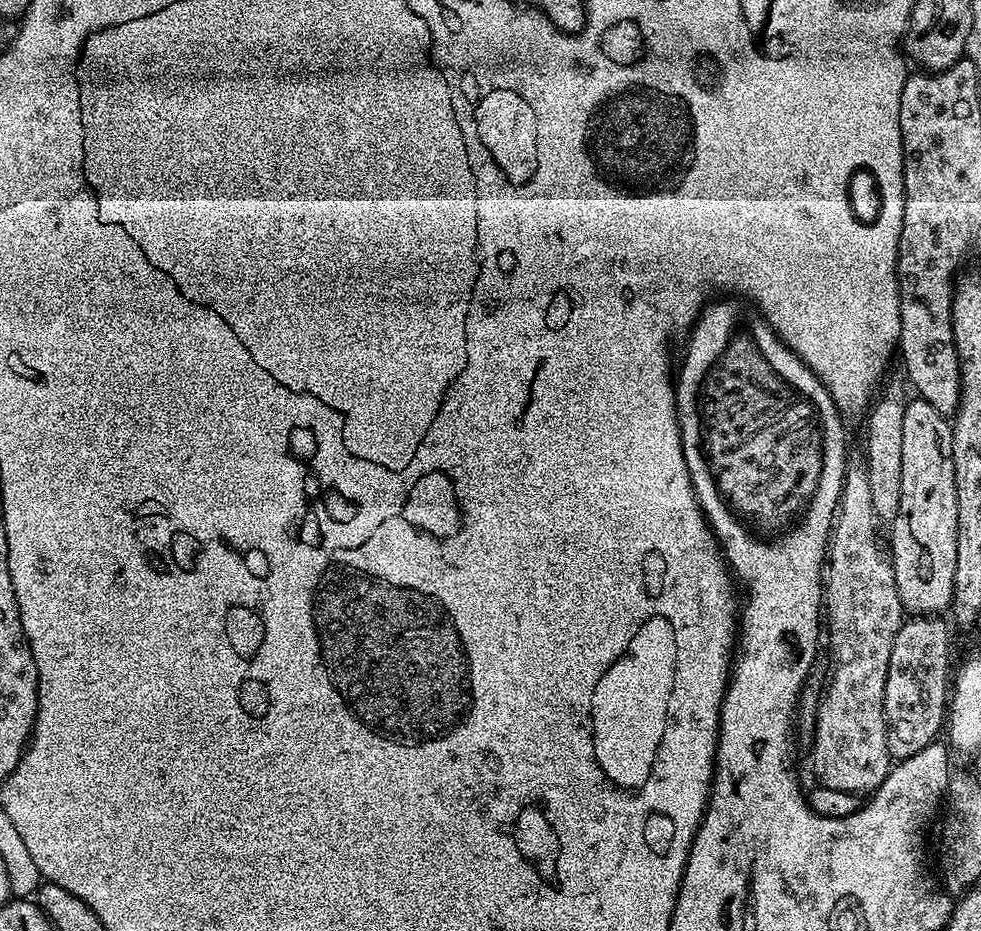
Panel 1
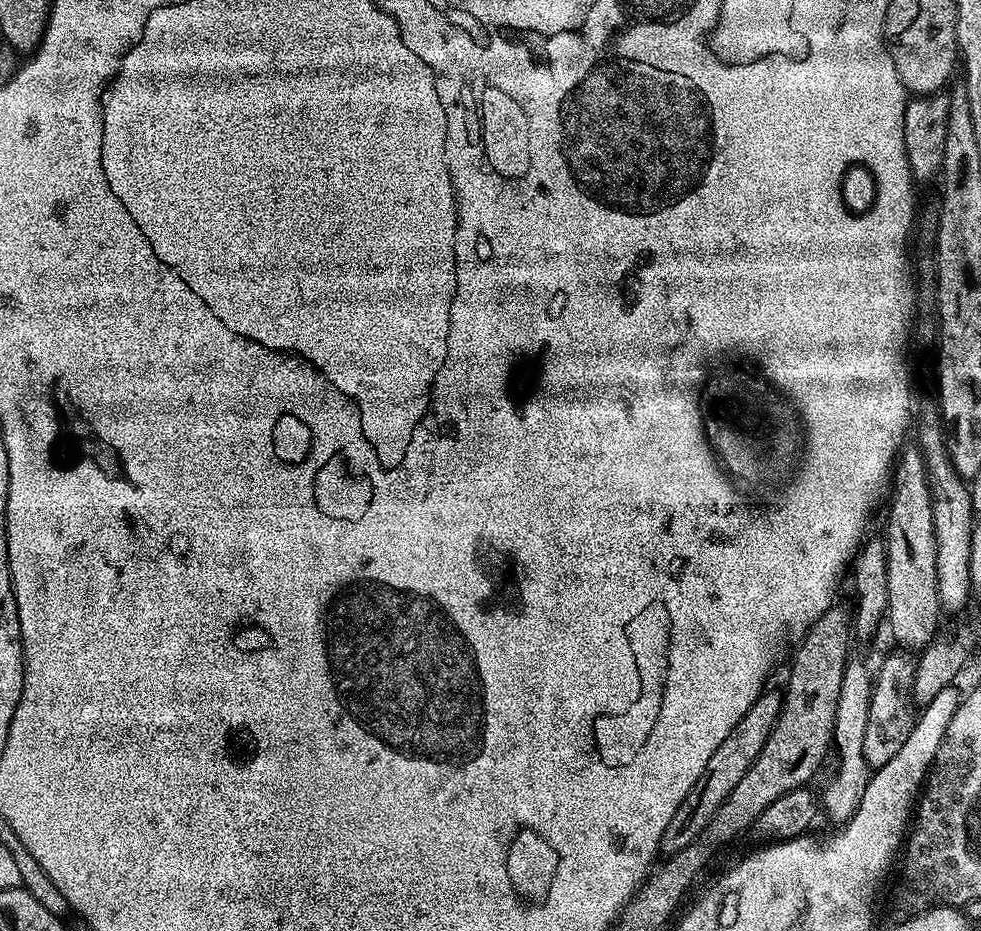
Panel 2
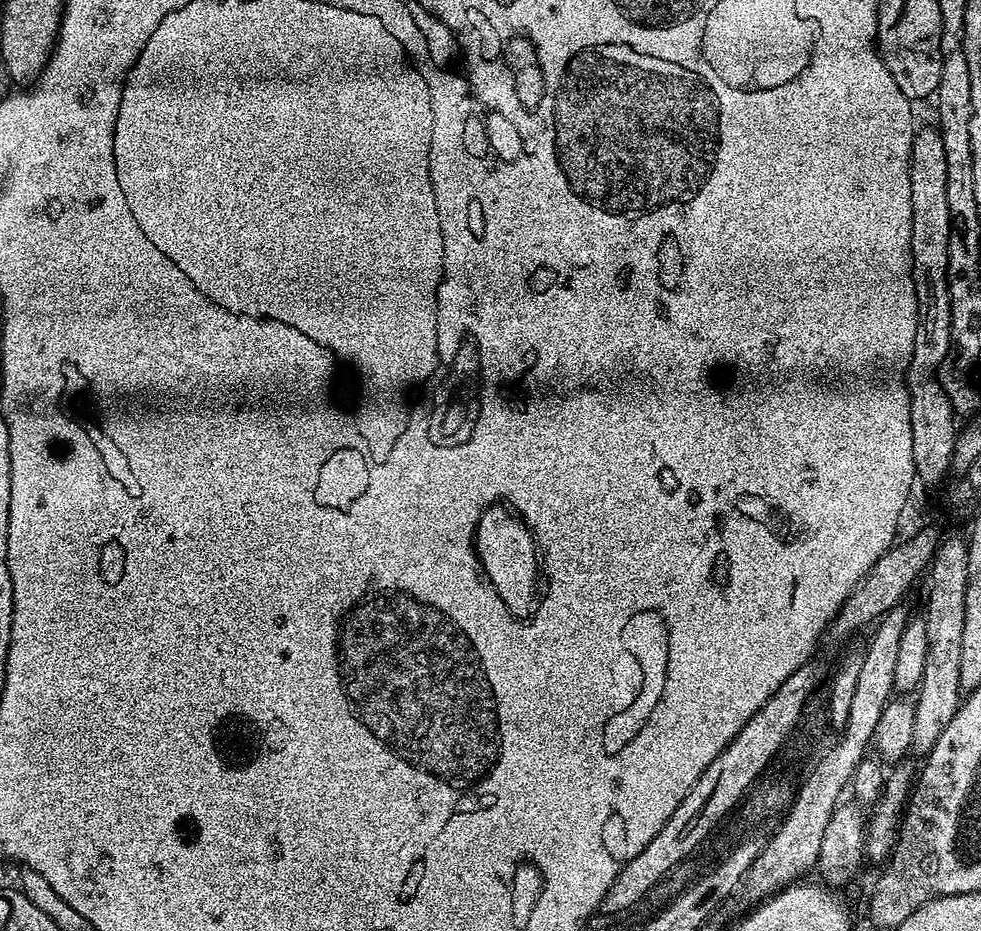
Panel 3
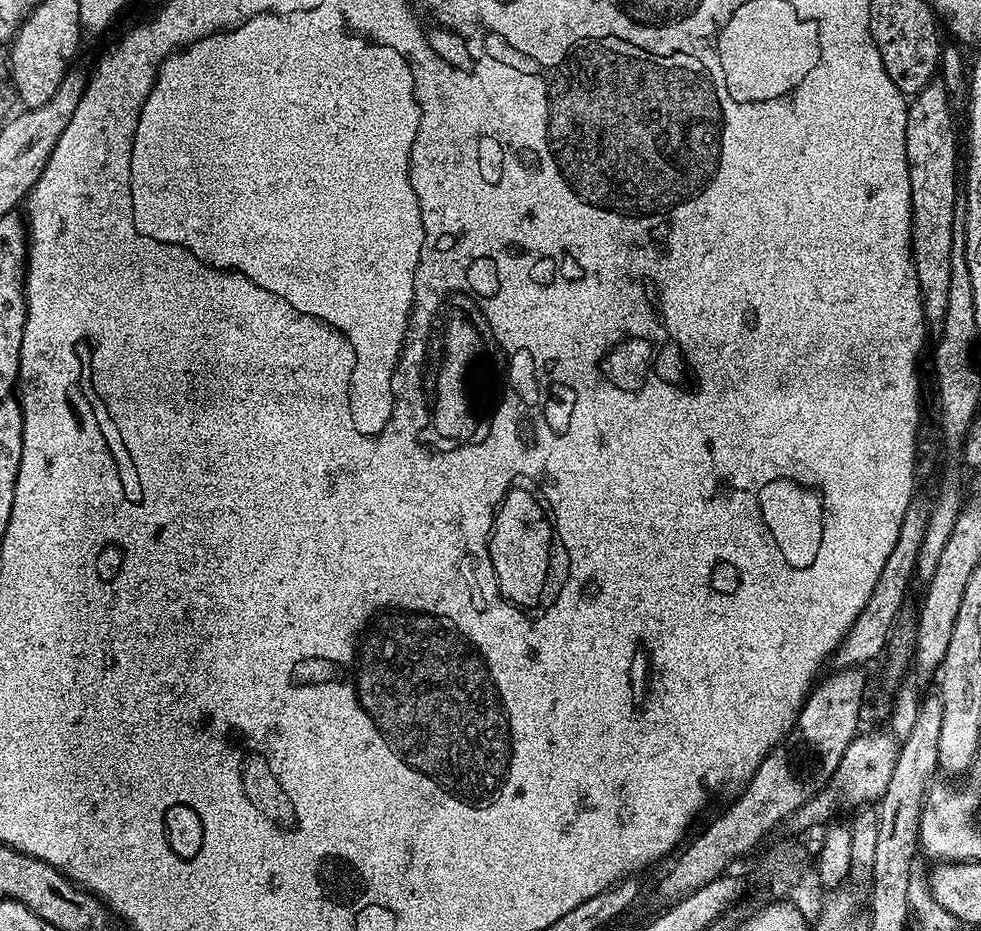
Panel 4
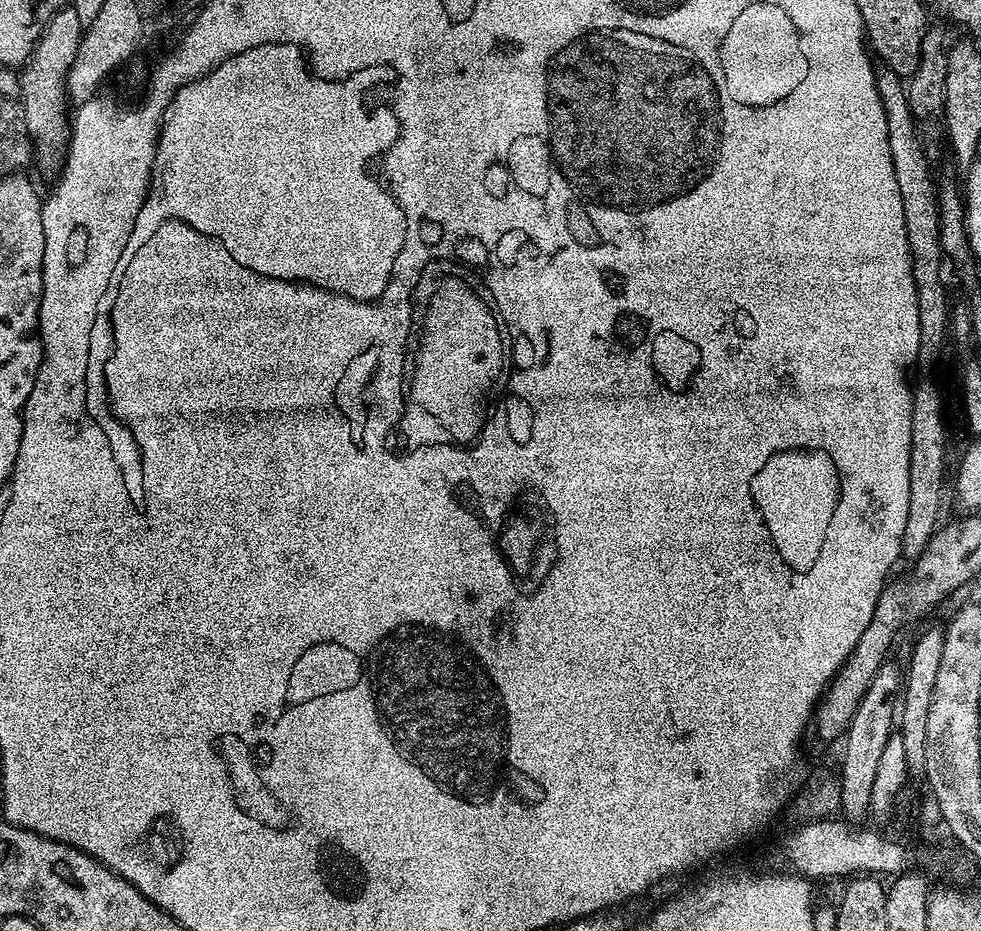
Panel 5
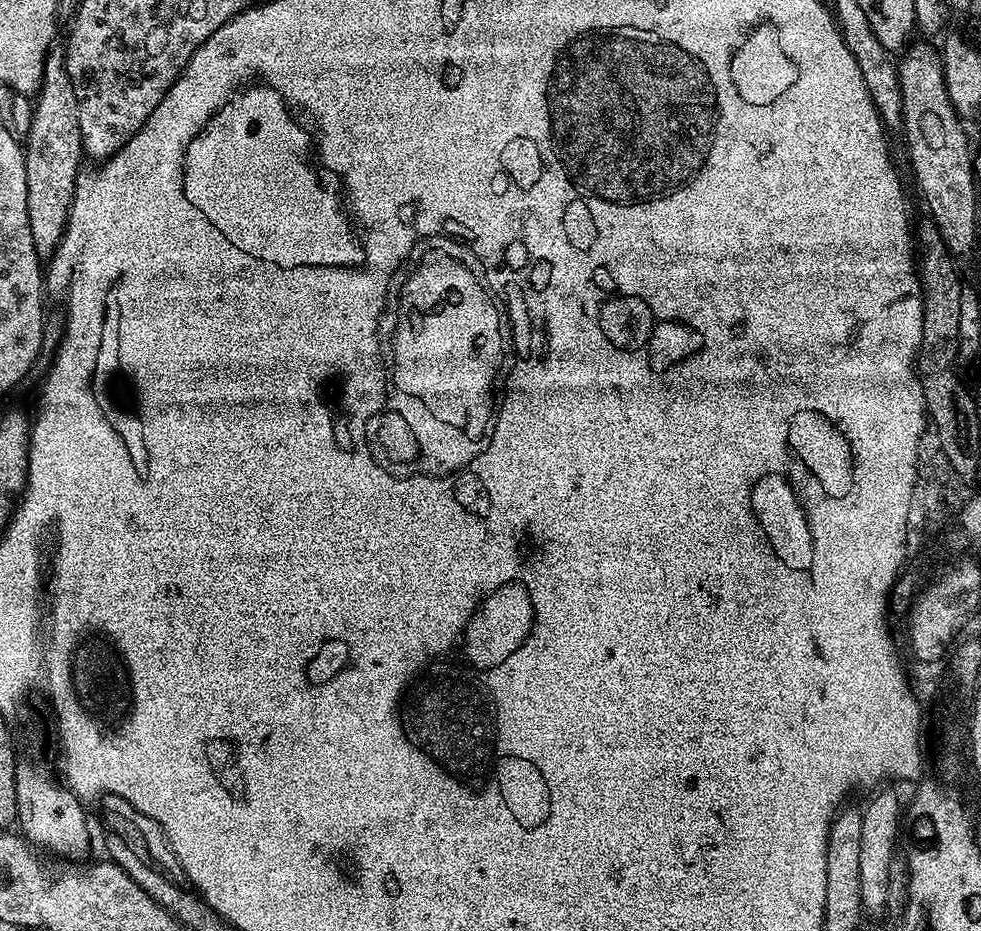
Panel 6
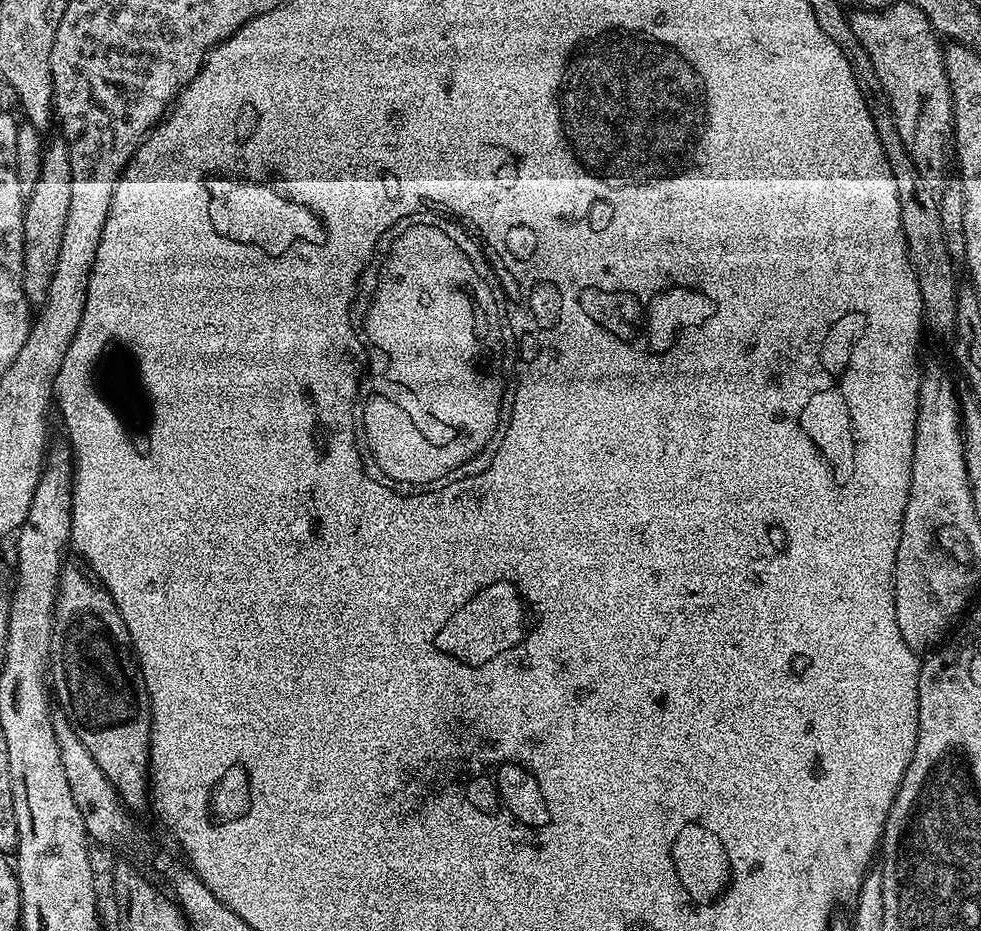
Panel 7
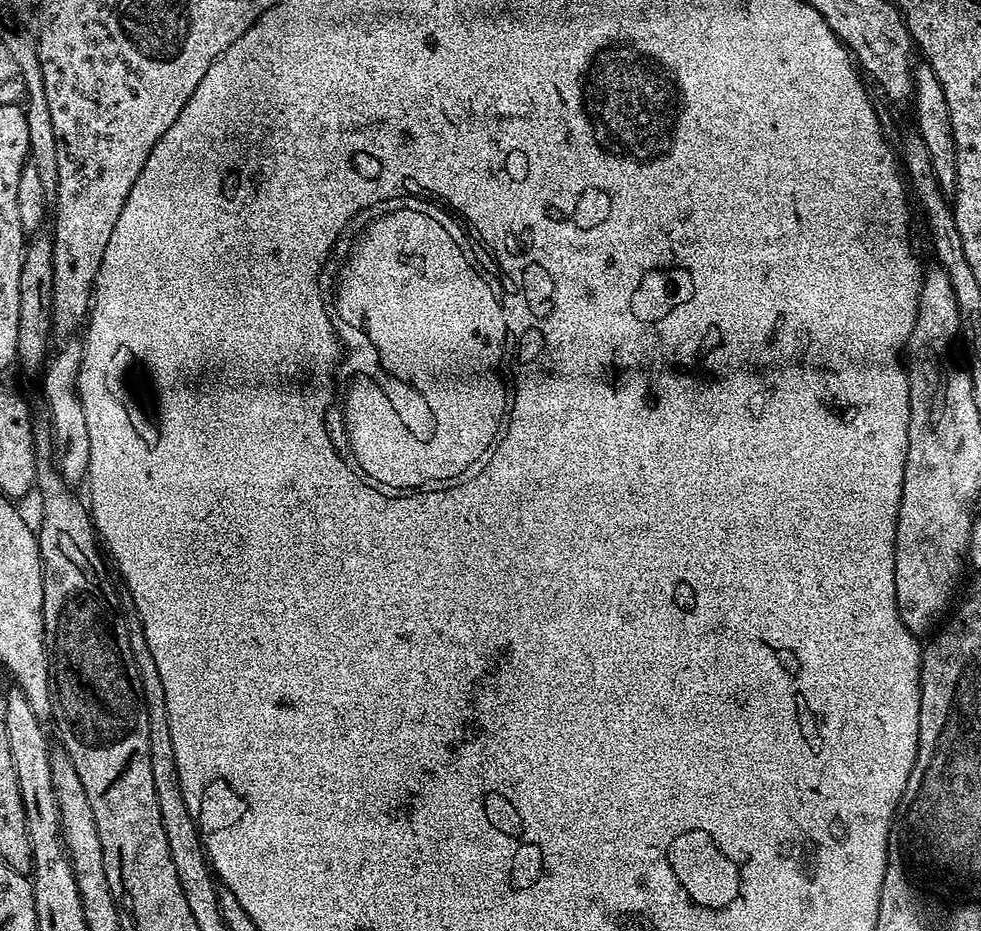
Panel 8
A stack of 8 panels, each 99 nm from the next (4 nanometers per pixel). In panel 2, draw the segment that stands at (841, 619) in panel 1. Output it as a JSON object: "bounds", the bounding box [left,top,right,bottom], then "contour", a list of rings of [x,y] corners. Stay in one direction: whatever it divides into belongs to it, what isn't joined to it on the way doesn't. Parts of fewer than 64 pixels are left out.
{"bounds":[822,658,873,822],"contour":[[[856,658],[849,659],[844,677],[842,678],[841,696],[838,698],[836,724],[833,730],[832,744],[834,756],[836,752],[836,773],[828,780],[822,791],[822,804],[826,816],[837,822],[849,820],[858,810],[862,802],[862,794],[866,794],[870,769],[868,757],[864,754],[864,739],[868,725],[868,711],[872,705],[873,673]]]}

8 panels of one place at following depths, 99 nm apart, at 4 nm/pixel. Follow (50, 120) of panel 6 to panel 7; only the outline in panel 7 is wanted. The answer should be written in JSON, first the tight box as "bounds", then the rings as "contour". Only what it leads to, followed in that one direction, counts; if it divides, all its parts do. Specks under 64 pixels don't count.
{"bounds":[22,138,70,306],"contour":[[[63,138],[50,139],[43,145],[41,176],[37,186],[24,201],[24,261],[22,262],[22,290],[29,305],[39,306],[50,294],[50,281],[58,263],[58,249],[62,247],[62,233],[70,211],[70,150]]]}

